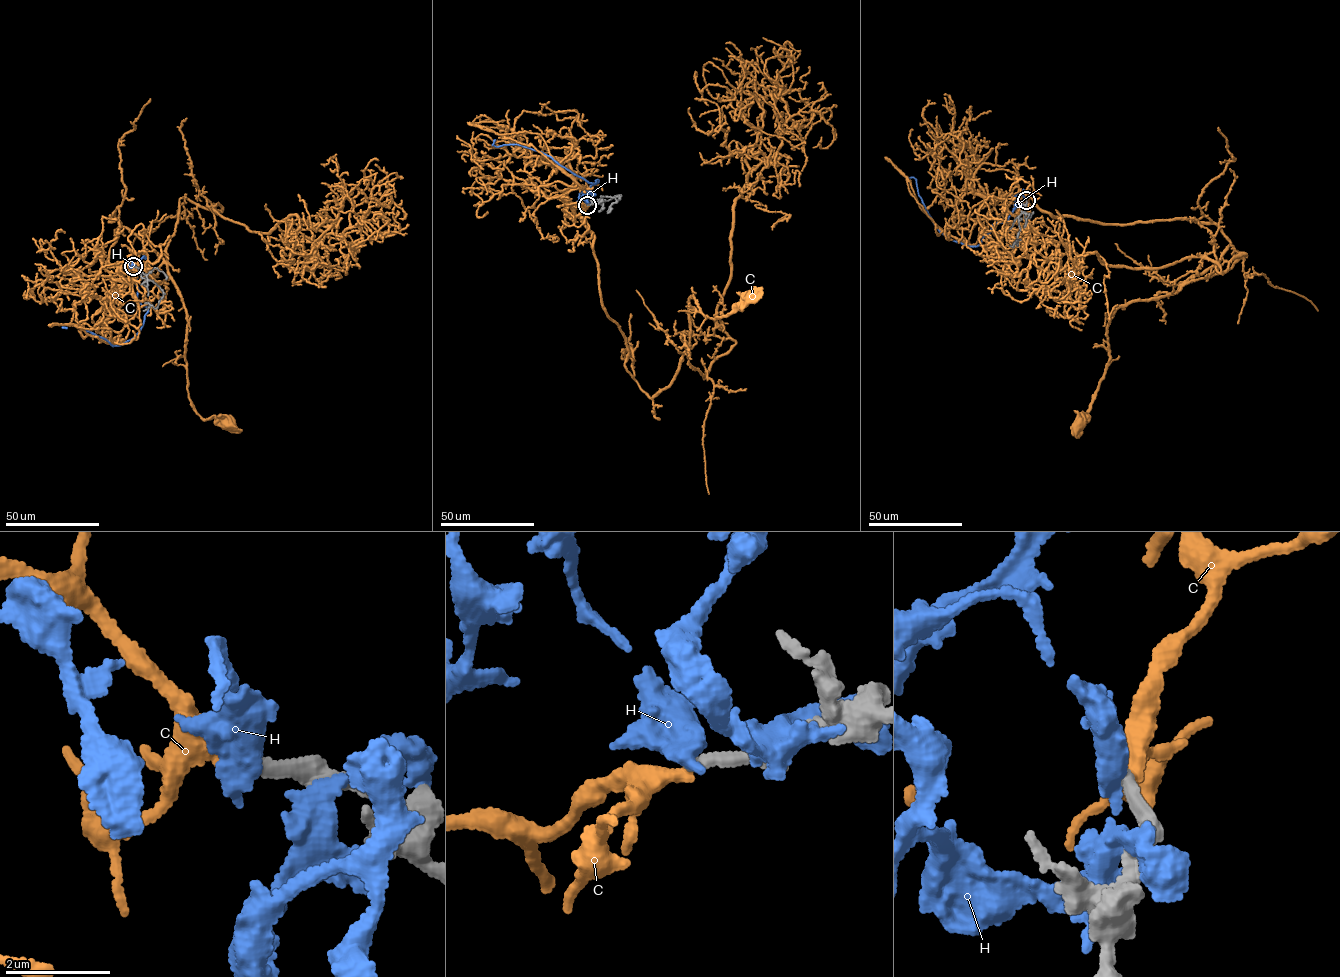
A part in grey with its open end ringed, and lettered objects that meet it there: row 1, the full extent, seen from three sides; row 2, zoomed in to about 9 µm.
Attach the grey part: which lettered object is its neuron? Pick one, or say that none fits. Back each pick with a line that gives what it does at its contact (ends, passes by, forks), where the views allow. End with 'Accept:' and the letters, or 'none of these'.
C: it ends there
Accept: C

